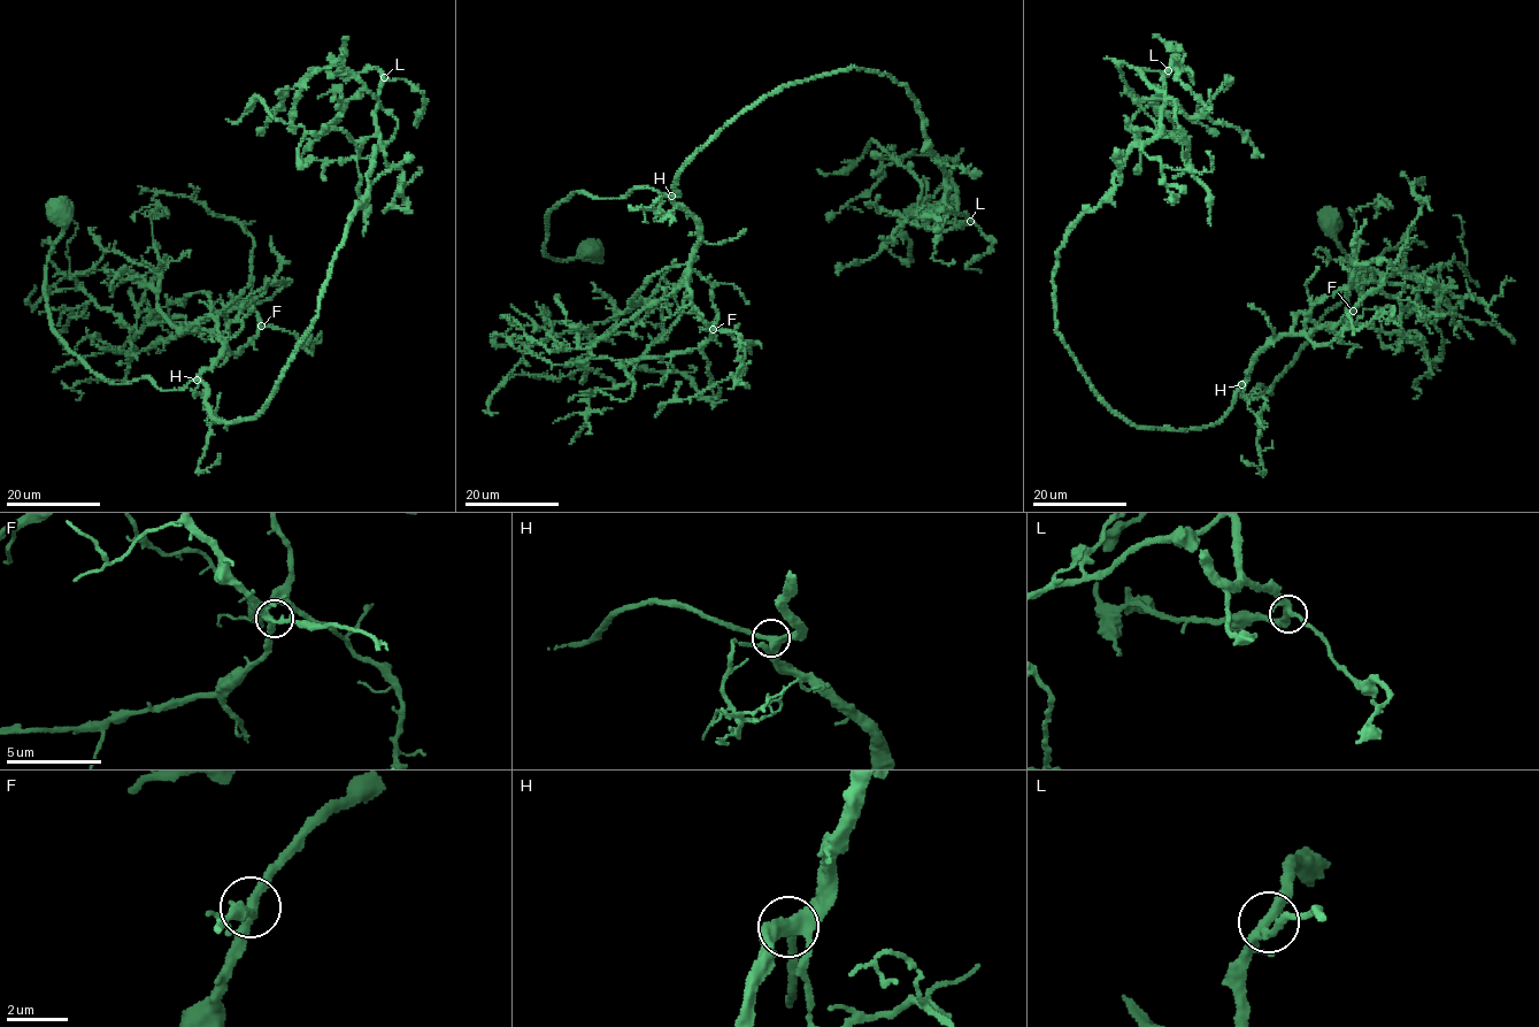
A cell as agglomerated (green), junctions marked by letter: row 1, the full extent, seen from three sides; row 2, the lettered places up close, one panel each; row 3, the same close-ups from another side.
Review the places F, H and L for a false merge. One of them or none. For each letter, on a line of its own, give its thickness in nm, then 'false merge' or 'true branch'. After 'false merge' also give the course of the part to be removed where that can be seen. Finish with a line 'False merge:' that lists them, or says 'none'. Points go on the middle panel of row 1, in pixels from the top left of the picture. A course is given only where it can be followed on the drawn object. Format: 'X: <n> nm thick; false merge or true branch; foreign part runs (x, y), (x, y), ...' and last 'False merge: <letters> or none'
F: 280 nm thick; true branch
H: 360 nm thick; true branch
L: 320 nm thick; true branch
False merge: none

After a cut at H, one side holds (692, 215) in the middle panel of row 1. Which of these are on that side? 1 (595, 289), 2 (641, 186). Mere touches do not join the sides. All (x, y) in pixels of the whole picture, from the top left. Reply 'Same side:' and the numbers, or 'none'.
Same side: 1

